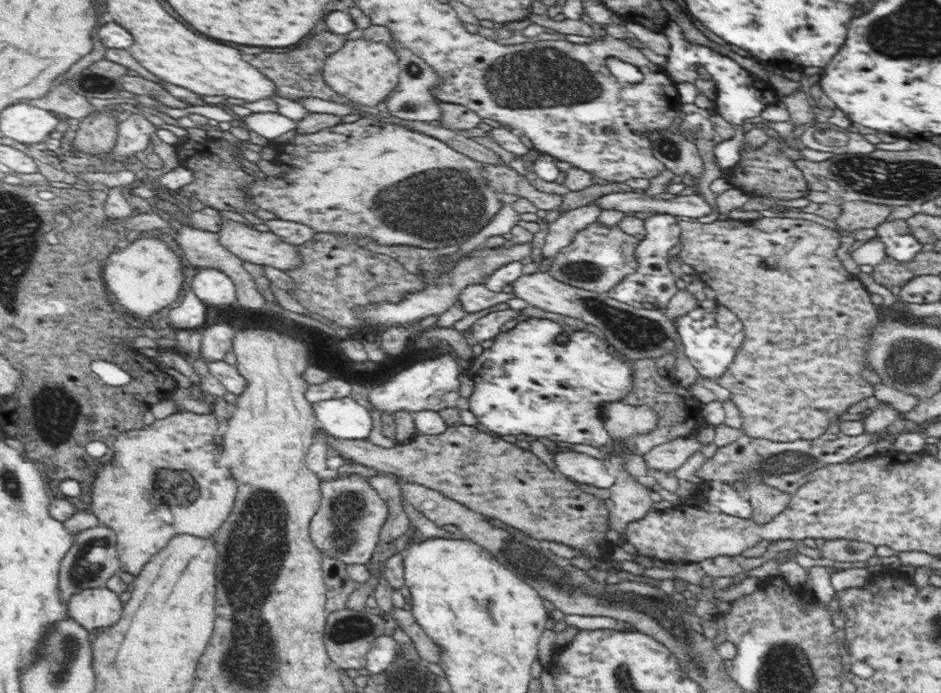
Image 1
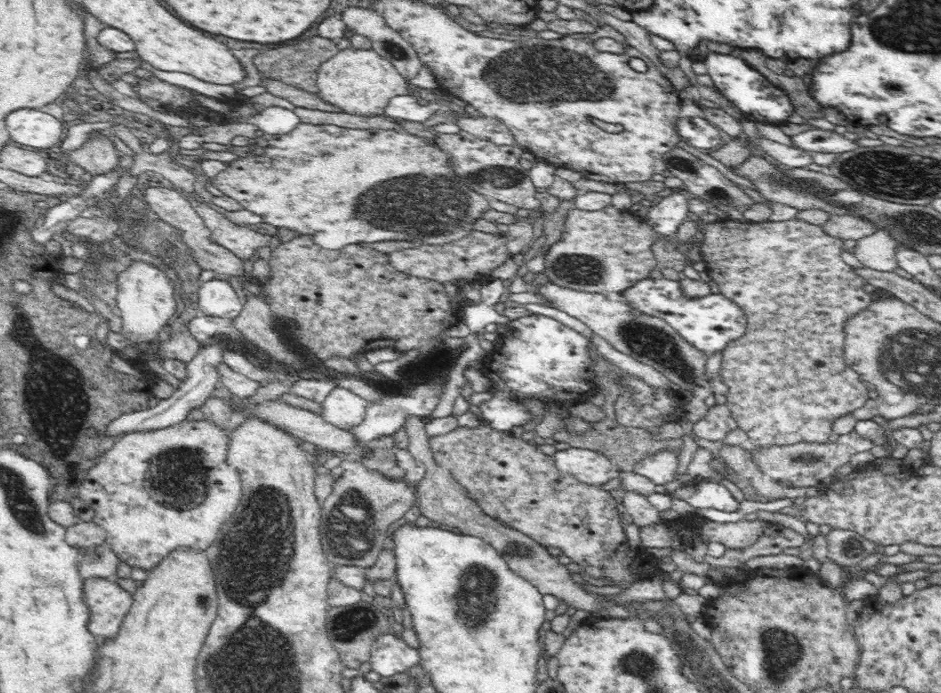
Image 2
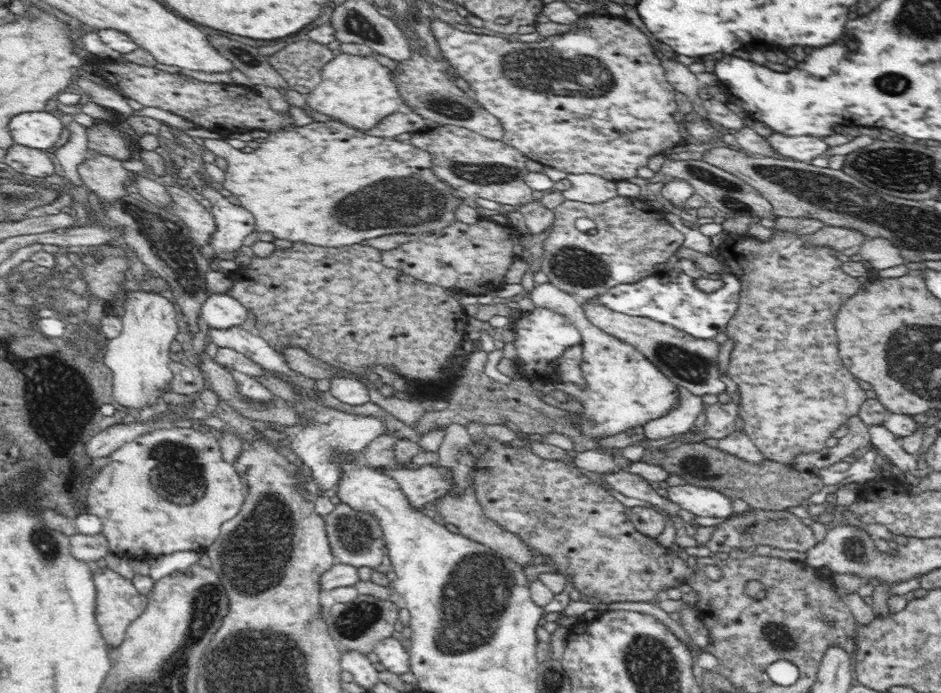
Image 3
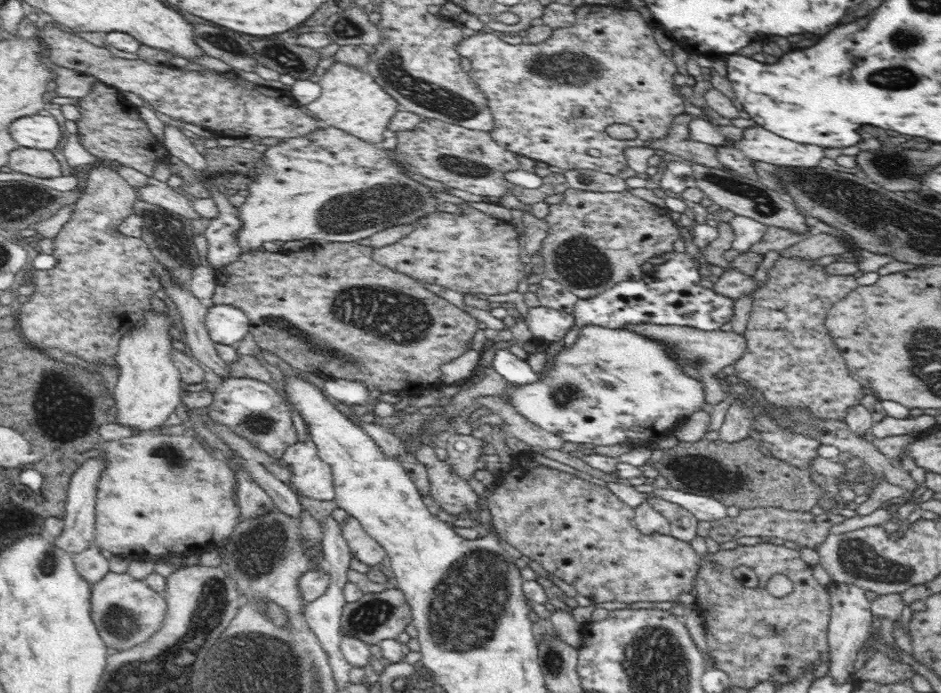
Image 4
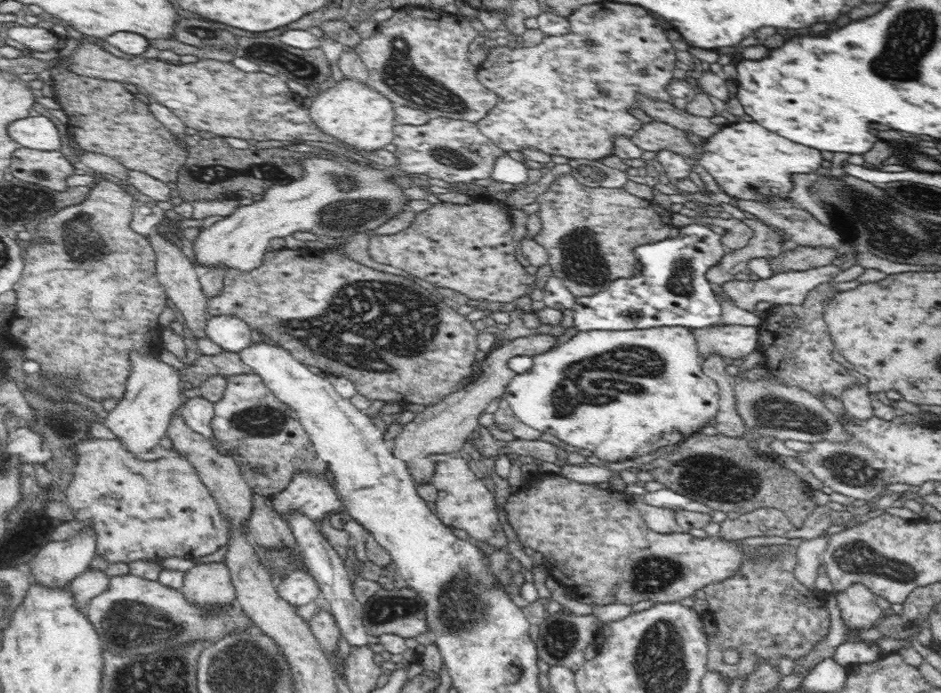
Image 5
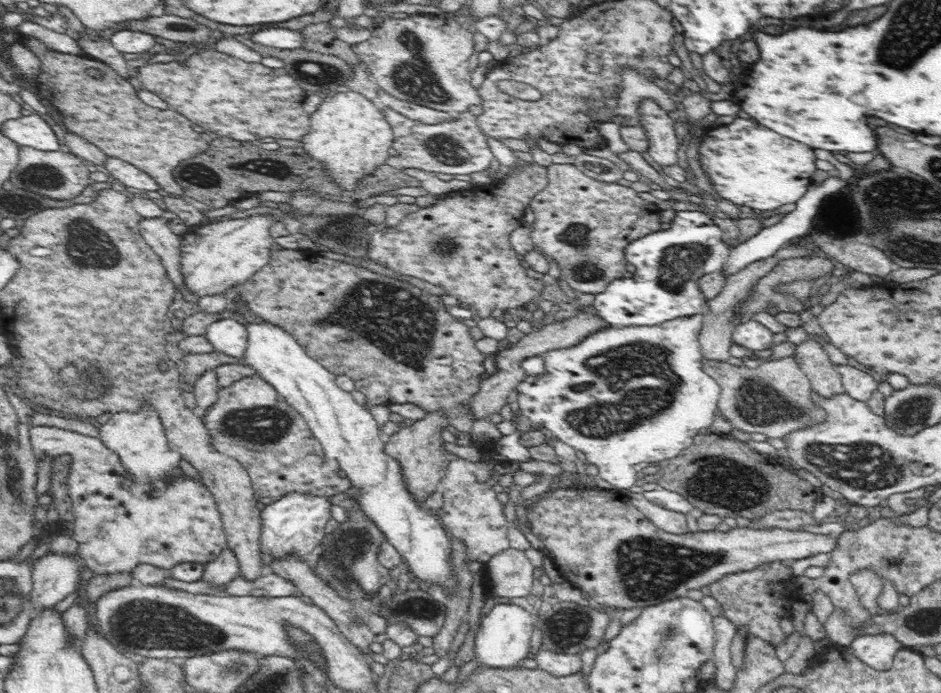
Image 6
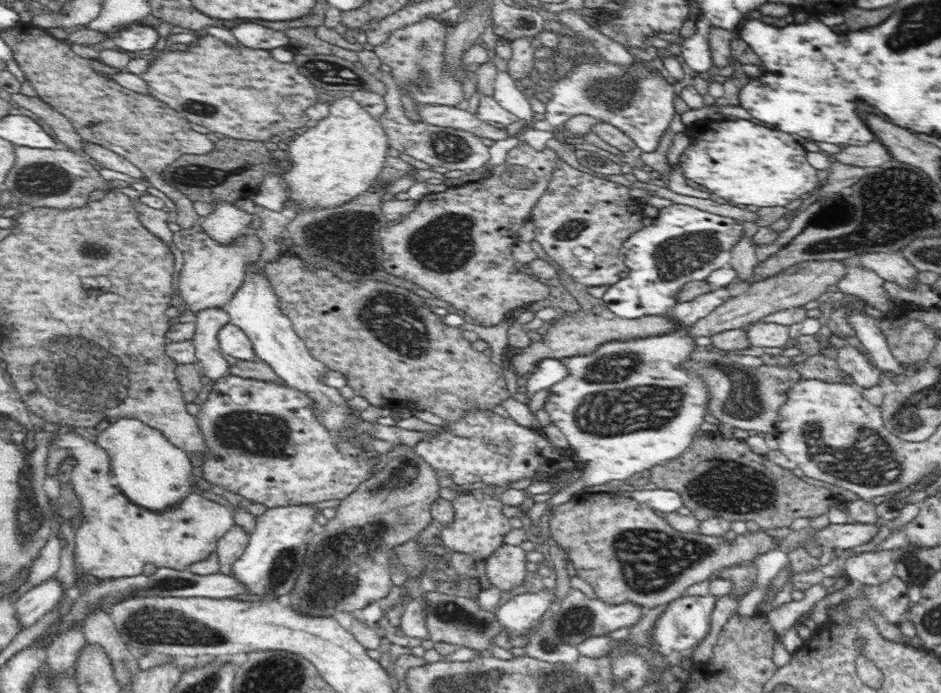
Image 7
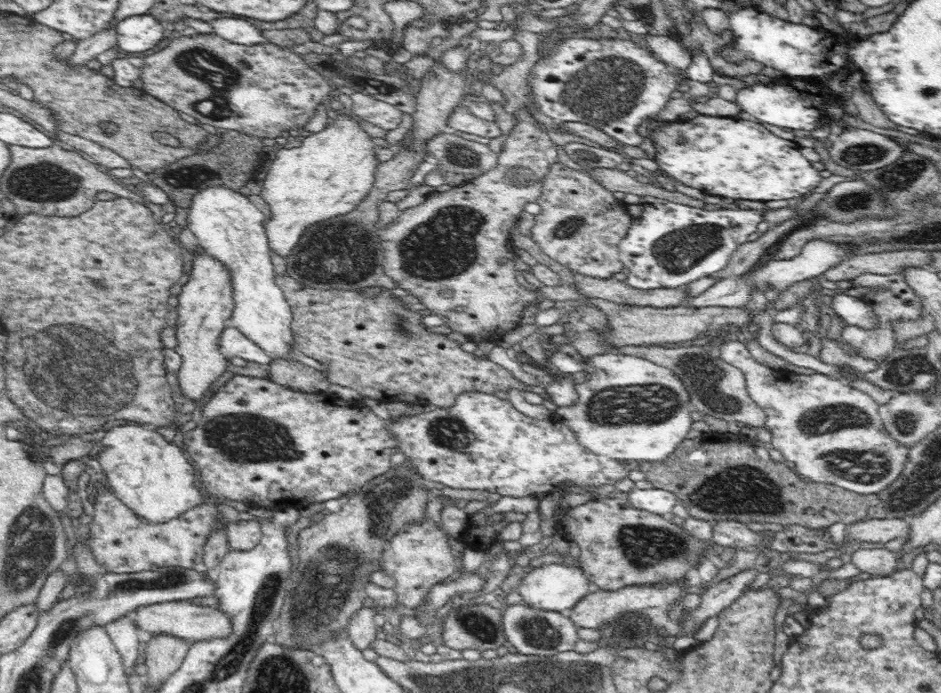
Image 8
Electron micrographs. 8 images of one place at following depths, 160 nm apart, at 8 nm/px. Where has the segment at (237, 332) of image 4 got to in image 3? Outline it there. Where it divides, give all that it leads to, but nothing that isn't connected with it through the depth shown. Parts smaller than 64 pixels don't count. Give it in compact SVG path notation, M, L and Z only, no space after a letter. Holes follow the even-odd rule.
M224 293L210 294L202 304L201 315L209 328L224 330L246 323L250 312L238 300Z

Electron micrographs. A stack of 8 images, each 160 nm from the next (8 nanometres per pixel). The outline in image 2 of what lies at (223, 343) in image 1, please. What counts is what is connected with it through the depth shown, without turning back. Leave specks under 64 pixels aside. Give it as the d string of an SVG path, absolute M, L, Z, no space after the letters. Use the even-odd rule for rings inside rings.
M212 342L212 344L202 345L198 354L193 360L188 362L186 369L188 377L180 383L180 386L175 389L174 394L168 398L159 400L155 407L148 407L146 410L129 412L112 420L108 424L107 432L110 436L120 438L124 434L130 432L146 432L146 430L160 430L160 428L168 428L186 420L186 416L194 410L200 408L212 394L212 390L217 389L220 385L220 374L217 372L217 367L223 364L223 352L226 350L220 346L220 342Z

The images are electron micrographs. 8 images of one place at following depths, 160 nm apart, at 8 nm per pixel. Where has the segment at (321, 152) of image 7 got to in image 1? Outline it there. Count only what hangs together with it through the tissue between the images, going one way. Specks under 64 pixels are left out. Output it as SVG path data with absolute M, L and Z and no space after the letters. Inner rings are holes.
M364 38L351 39L325 58L319 73L327 88L344 96L354 106L374 110L396 88L399 81L399 60L388 43Z

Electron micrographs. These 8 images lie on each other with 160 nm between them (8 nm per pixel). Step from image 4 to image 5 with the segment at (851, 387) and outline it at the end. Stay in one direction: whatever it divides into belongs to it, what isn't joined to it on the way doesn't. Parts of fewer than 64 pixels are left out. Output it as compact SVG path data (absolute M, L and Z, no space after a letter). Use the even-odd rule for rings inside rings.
M832 281L819 284L807 294L806 301L802 302L801 306L774 305L766 319L762 319L762 324L757 327L758 349L765 355L762 365L770 375L764 380L777 380L785 386L798 386L818 399L822 398L824 393L840 399L844 390L858 384L856 378L830 356L836 349L823 317L826 306L838 294L838 291L834 290L835 285Z

